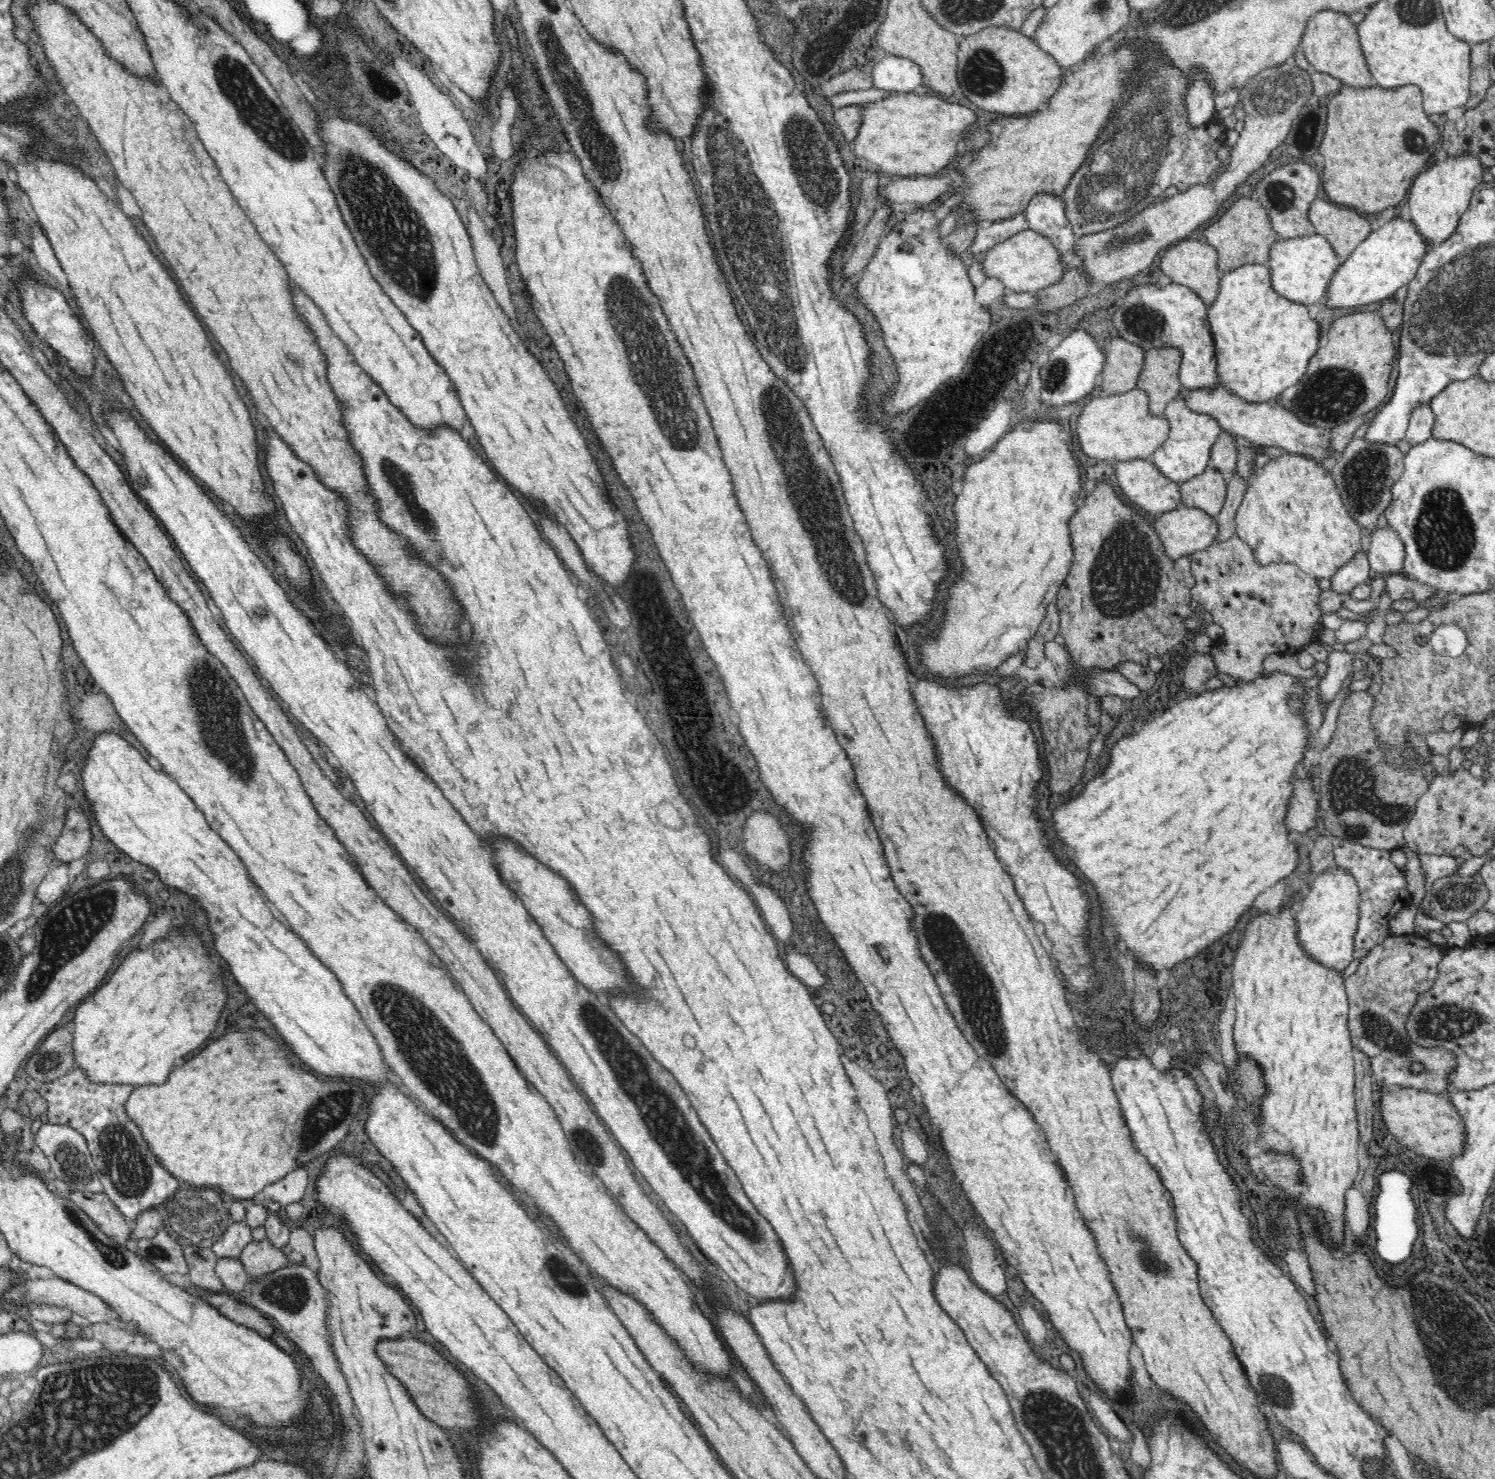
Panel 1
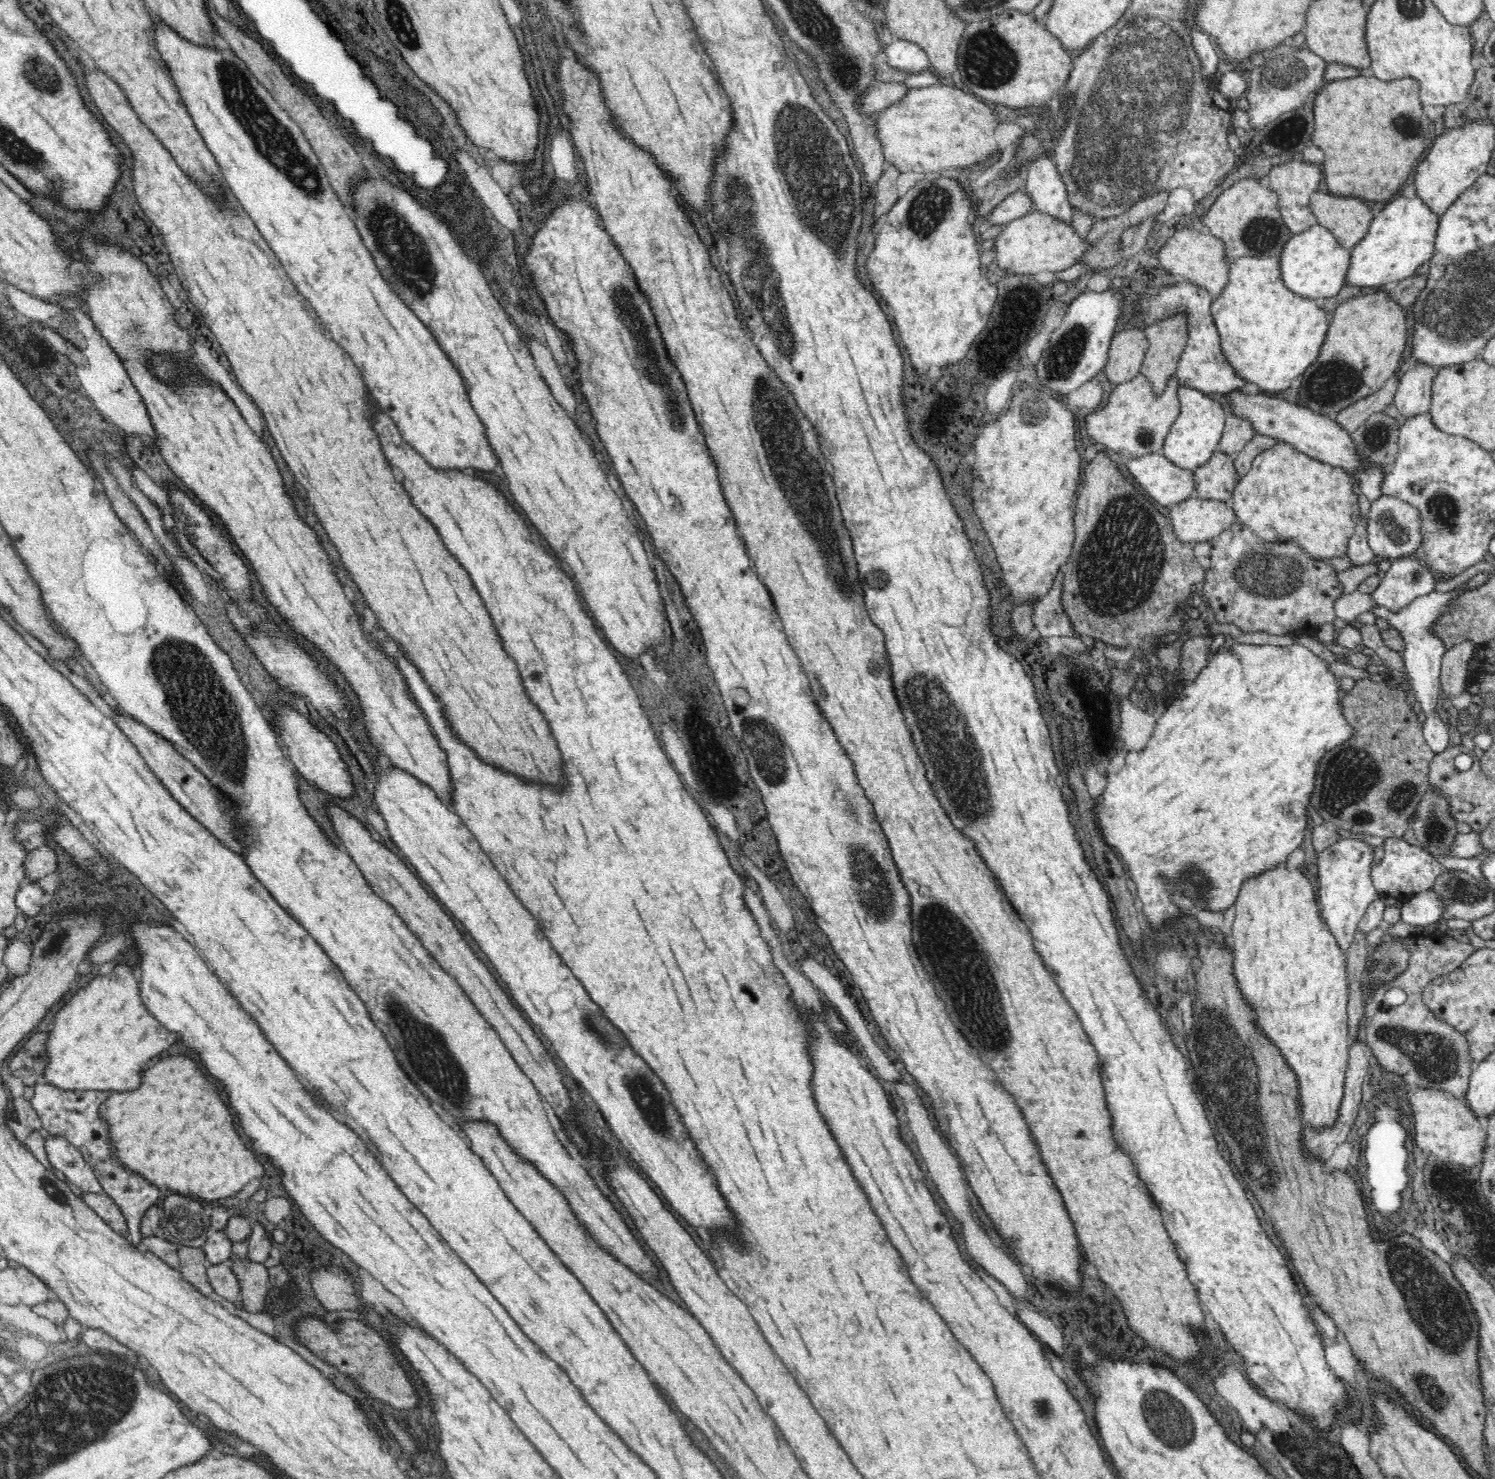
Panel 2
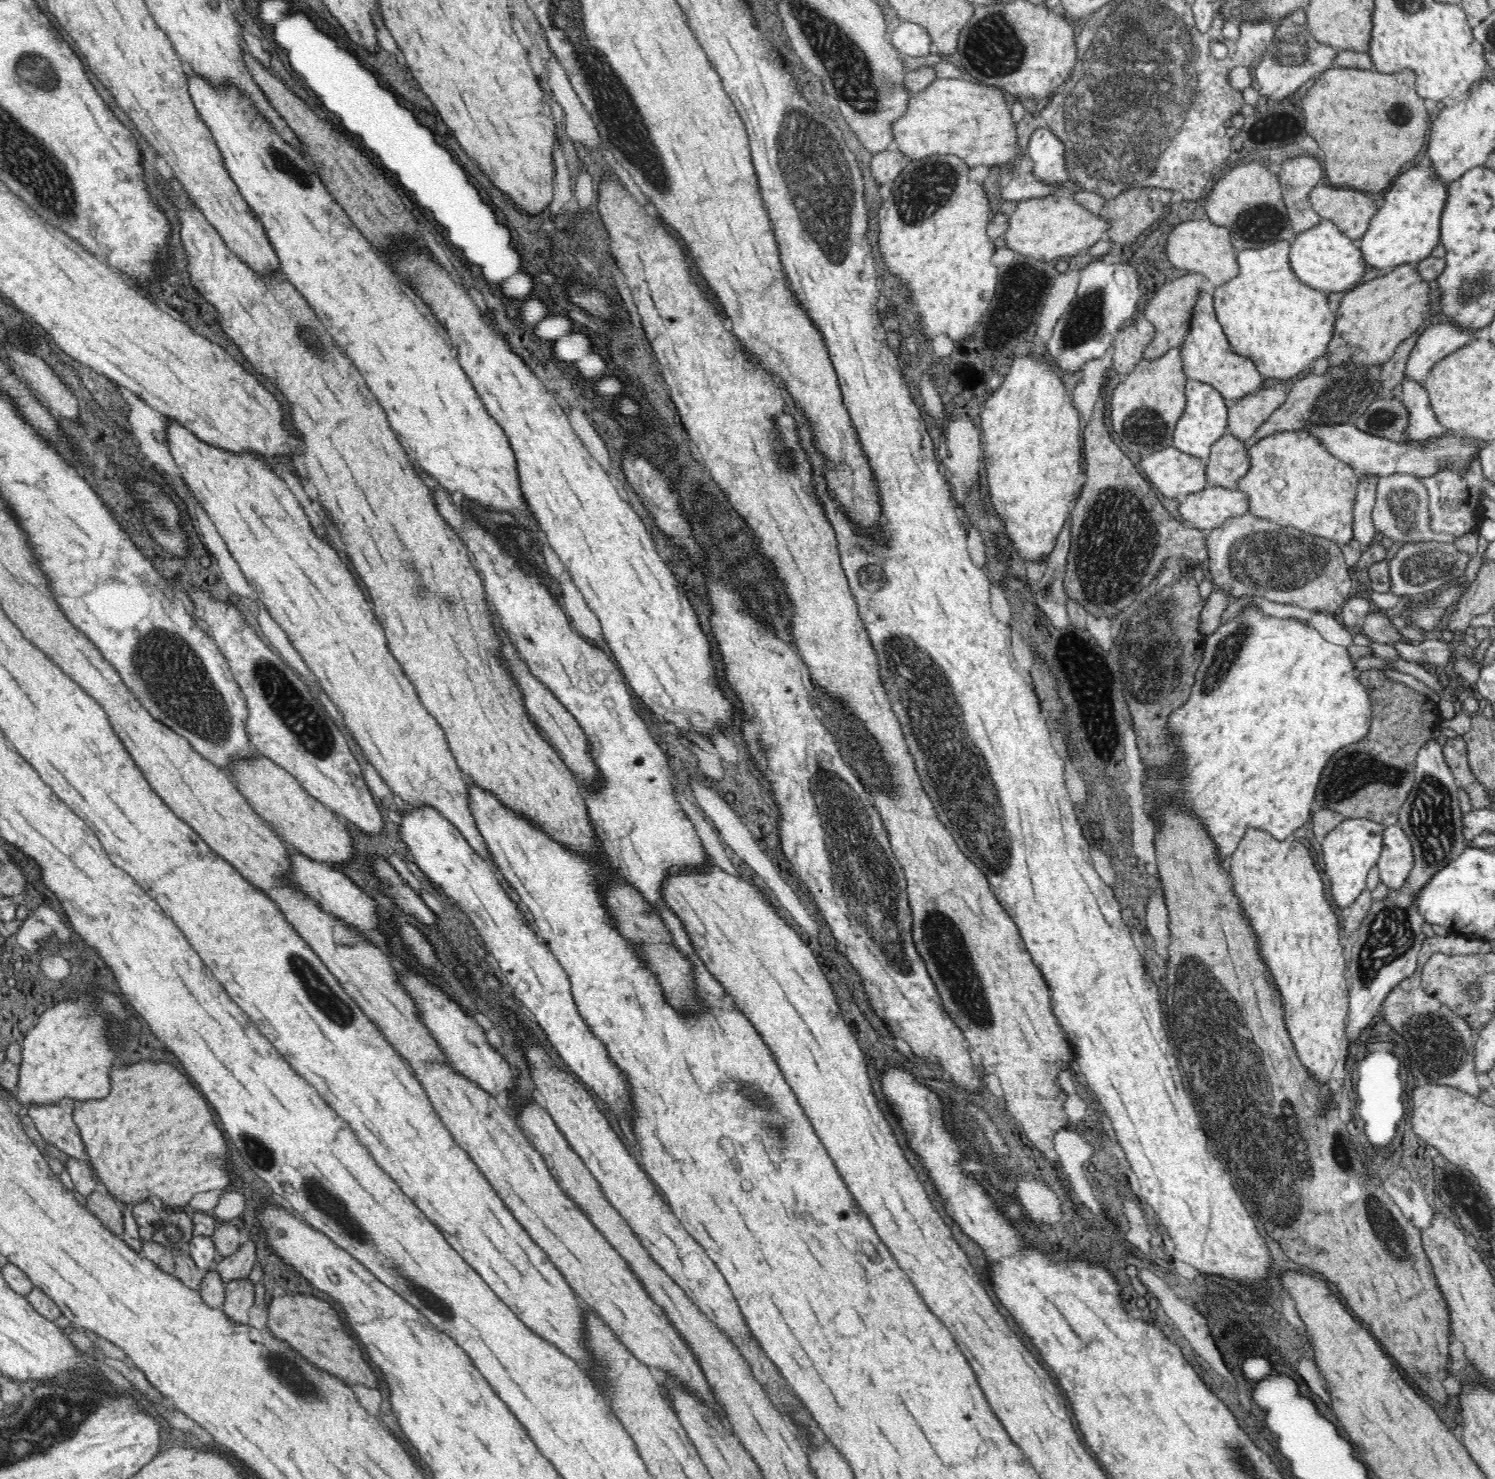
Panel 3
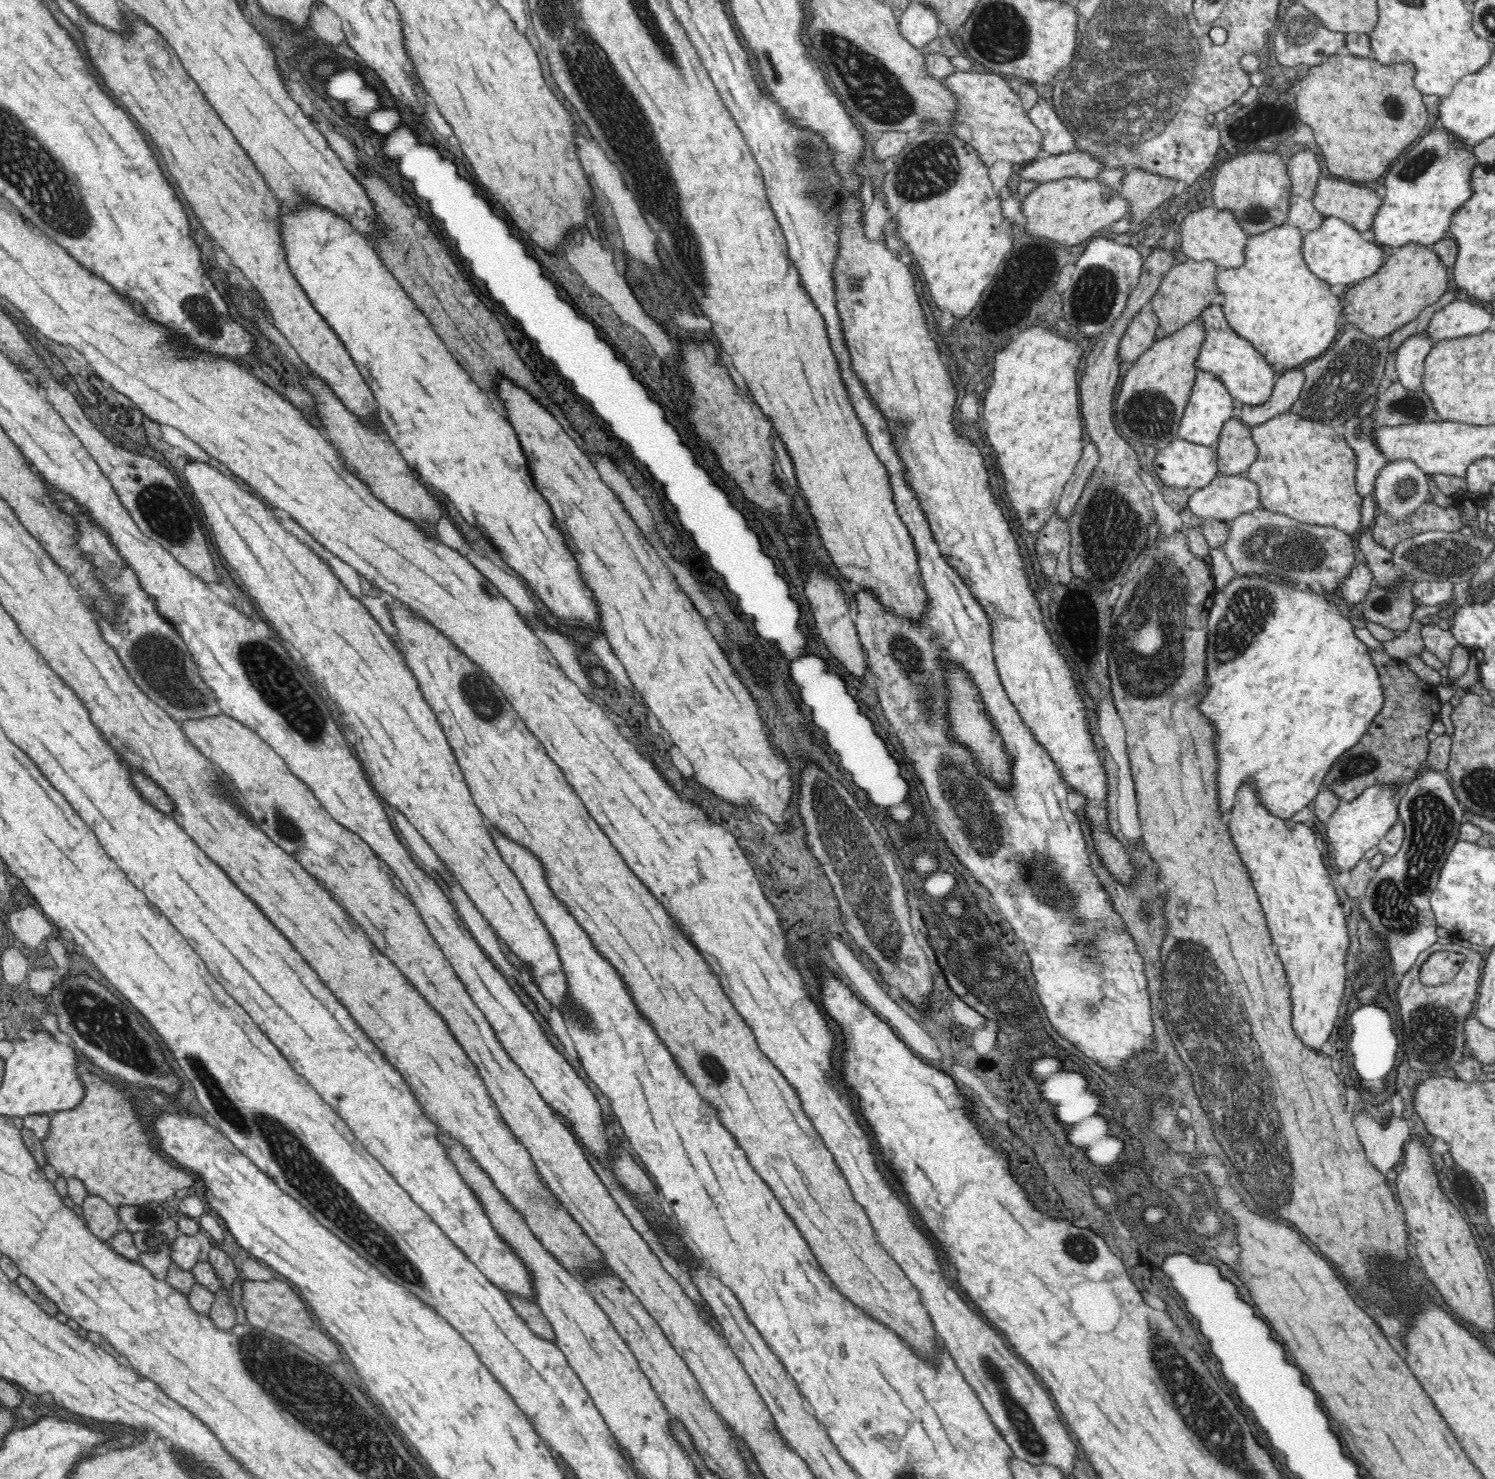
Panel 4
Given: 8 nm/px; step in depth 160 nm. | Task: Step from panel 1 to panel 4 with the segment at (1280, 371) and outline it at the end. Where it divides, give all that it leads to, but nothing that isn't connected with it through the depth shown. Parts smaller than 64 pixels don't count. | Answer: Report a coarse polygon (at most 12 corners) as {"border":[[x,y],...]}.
{"border":[[1288,222],[1215,283],[1232,330],[1294,369],[1340,335]]}

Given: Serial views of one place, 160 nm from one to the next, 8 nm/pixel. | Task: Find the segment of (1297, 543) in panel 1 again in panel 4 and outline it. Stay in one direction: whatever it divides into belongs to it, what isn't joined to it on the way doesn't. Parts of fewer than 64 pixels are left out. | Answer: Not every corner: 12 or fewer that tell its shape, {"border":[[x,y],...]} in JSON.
{"border":[[1286,412],[1252,427],[1261,508],[1360,527],[1338,428]]}

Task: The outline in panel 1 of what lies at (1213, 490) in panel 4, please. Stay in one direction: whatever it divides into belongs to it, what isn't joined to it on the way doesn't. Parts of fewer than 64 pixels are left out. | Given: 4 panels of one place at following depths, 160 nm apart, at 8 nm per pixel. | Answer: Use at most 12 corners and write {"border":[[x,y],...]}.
{"border":[[1179,506],[1153,522],[1168,558],[1206,550],[1216,517]]}

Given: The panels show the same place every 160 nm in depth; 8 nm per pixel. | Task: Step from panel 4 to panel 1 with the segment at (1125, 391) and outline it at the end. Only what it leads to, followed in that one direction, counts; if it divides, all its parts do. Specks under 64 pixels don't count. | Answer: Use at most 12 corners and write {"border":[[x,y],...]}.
{"border":[[1138,386],[1093,398],[1076,436],[1092,460],[1149,459],[1168,438]]}

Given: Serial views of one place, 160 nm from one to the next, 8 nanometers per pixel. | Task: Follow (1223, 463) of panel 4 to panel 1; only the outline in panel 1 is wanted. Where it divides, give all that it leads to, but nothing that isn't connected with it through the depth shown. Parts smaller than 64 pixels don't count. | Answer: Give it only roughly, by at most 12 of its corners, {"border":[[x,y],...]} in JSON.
{"border":[[1217,468],[1179,483],[1181,506],[1217,517],[1227,483]]}

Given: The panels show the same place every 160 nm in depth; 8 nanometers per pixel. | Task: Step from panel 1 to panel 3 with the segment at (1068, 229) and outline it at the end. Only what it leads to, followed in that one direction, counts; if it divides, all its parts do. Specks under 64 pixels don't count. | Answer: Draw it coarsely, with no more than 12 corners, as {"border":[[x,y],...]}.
{"border":[[1046,126],[1033,132],[1032,175],[1066,183],[1064,143]]}

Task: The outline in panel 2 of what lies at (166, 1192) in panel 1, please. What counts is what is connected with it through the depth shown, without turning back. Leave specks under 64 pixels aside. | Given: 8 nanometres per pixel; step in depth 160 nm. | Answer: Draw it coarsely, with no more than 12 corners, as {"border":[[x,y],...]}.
{"border":[[39,1081],[29,1102],[82,1153],[120,1208],[134,1246],[160,1189],[113,1154],[98,1107],[110,1091]]}

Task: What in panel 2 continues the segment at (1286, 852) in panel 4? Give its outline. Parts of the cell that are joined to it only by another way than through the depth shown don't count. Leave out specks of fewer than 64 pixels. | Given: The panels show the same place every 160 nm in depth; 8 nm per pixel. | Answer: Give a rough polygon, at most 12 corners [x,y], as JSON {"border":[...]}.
{"border":[[1288,868],[1236,896],[1240,990],[1332,1126],[1350,1058],[1346,953]]}

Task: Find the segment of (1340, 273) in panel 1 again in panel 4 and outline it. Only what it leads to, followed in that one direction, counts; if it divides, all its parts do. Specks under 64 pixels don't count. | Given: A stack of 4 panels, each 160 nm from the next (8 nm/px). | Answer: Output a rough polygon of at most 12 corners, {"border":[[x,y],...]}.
{"border":[[1444,130],[1383,176],[1374,242],[1442,240],[1476,156]]}

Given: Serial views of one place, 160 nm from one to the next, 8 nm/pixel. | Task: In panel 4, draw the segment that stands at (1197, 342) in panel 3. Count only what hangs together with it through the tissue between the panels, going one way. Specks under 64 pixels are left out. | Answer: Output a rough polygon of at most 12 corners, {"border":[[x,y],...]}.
{"border":[[1220,305],[1202,312],[1195,365],[1233,400],[1258,406],[1274,386],[1271,364],[1236,334]]}

